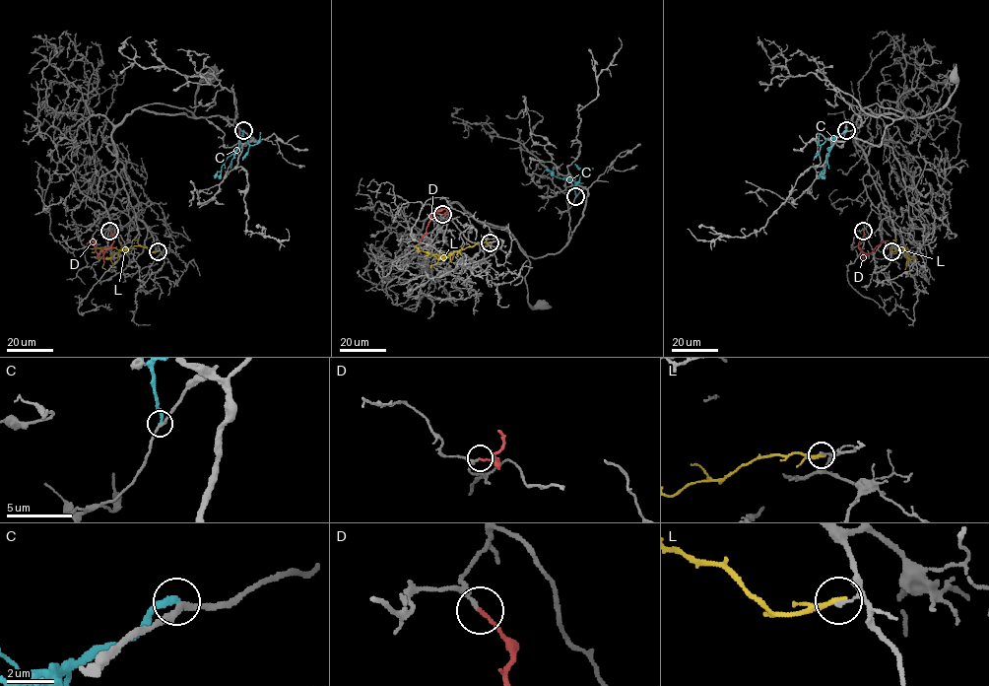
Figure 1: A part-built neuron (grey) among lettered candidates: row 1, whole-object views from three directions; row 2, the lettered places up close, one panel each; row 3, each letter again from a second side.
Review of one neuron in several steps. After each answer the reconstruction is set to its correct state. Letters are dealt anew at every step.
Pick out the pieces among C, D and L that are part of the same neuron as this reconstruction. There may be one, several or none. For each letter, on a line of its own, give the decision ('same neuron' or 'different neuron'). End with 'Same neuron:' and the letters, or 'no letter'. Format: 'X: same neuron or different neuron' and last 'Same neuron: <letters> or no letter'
C: different neuron
D: same neuron
L: different neuron
Same neuron: D

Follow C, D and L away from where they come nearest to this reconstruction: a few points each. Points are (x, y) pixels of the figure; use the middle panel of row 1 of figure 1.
C: (575, 196), (574, 187), (568, 179), (558, 178), (547, 169)
D: (442, 214), (445, 214), (445, 209), (435, 212), (419, 239)
L: (490, 242), (478, 242), (442, 255), (419, 251), (416, 245)

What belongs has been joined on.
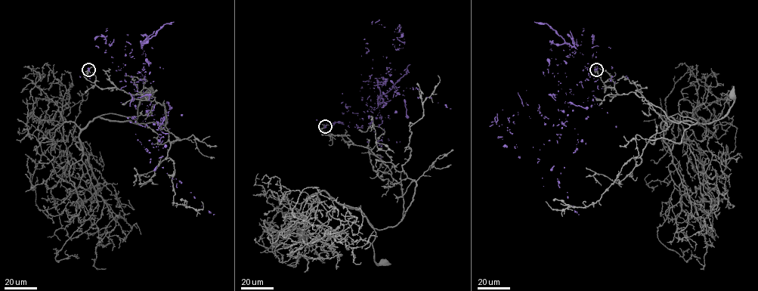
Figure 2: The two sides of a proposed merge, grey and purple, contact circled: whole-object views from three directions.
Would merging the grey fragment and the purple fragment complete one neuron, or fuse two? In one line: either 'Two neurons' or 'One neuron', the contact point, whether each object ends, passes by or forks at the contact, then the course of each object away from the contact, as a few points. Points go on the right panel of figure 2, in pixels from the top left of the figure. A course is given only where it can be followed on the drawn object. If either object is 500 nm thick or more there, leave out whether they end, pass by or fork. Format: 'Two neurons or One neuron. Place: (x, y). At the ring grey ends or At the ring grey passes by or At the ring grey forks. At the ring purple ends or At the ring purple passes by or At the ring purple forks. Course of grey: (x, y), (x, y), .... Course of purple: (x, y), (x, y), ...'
Two neurons. Place: (596, 69). At the ring grey forks. At the ring purple ends. Course of grey: (596, 69), (604, 88), (635, 92), (678, 123), (700, 123), (677, 113), (703, 124), (722, 119), (732, 94). Course of purple: (596, 69), (592, 36), (572, 55), (557, 45), (547, 69), (565, 122), (544, 144), (505, 146), (494, 121)

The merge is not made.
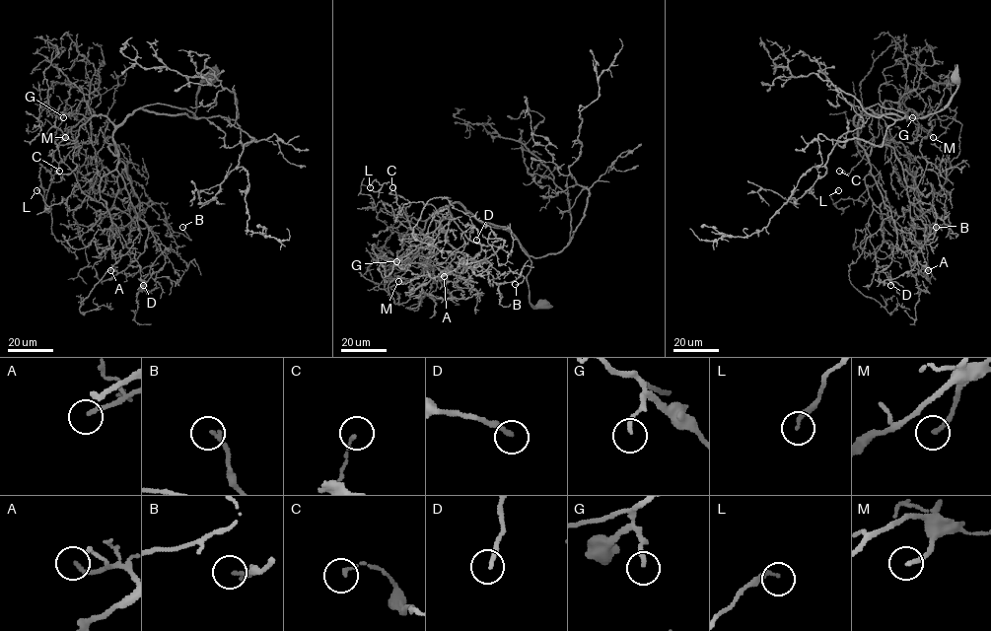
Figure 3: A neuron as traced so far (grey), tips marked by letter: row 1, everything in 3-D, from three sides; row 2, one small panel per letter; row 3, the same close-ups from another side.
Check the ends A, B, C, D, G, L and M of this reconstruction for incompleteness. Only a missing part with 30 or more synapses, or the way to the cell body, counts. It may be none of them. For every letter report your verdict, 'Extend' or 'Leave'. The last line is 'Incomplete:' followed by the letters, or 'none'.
A: Extend
B: Extend
C: Leave
D: Leave
G: Leave
L: Leave
M: Extend
Incomplete: A, B, M

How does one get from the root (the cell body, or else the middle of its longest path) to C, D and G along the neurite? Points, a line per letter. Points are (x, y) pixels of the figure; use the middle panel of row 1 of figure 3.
C: (543, 304), (530, 302), (531, 261), (512, 234), (458, 202), (408, 222), (409, 202), (392, 187)
D: (543, 304), (530, 302), (512, 234), (460, 202), (432, 214), (476, 240)
G: (543, 304), (530, 302), (531, 261), (516, 238), (458, 202), (436, 210), (422, 230), (410, 227), (396, 261)

